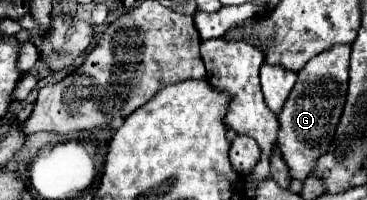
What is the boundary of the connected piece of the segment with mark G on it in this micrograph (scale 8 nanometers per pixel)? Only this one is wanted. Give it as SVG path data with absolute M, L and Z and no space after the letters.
M350 44L332 46L330 50L324 50L322 54L314 56L298 72L298 82L294 84L294 90L290 92L286 106L282 106L282 114L278 114L280 120L278 148L290 170L290 176L296 180L304 182L312 174L316 158L326 154L326 150L330 148L330 142L336 134L336 126L346 102L348 60L350 60Z

